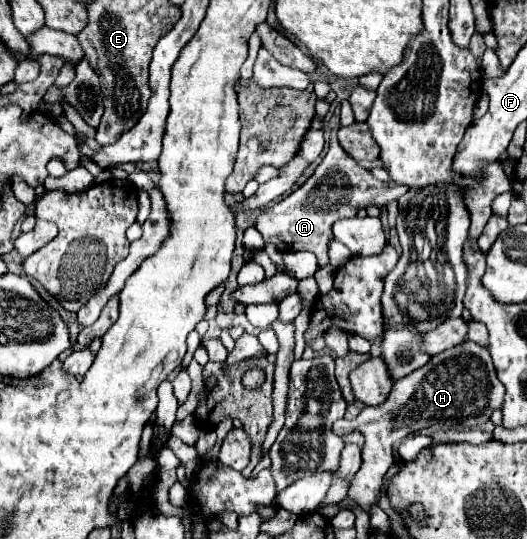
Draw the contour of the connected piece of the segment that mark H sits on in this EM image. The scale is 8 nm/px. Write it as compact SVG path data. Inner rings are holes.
M464 341L462 345L442 351L438 355L434 355L424 367L416 369L414 373L398 379L394 383L394 389L388 397L386 403L378 405L378 407L366 407L354 421L346 421L342 418L336 421L332 426L332 431L338 436L349 434L353 431L360 431L364 435L364 447L362 447L362 467L358 469L358 473L354 475L354 479L350 481L350 489L347 496L352 501L352 507L344 507L348 511L362 509L366 513L372 511L374 505L378 505L378 497L382 493L382 481L386 471L390 469L388 465L394 463L394 455L392 455L392 445L404 441L408 435L412 435L412 431L420 431L422 427L432 427L432 425L444 425L448 423L448 427L452 429L472 429L472 427L480 427L486 425L490 421L490 415L494 409L502 407L504 403L504 385L498 381L496 377L496 369L492 365L490 353L482 347L476 345L472 341Z

